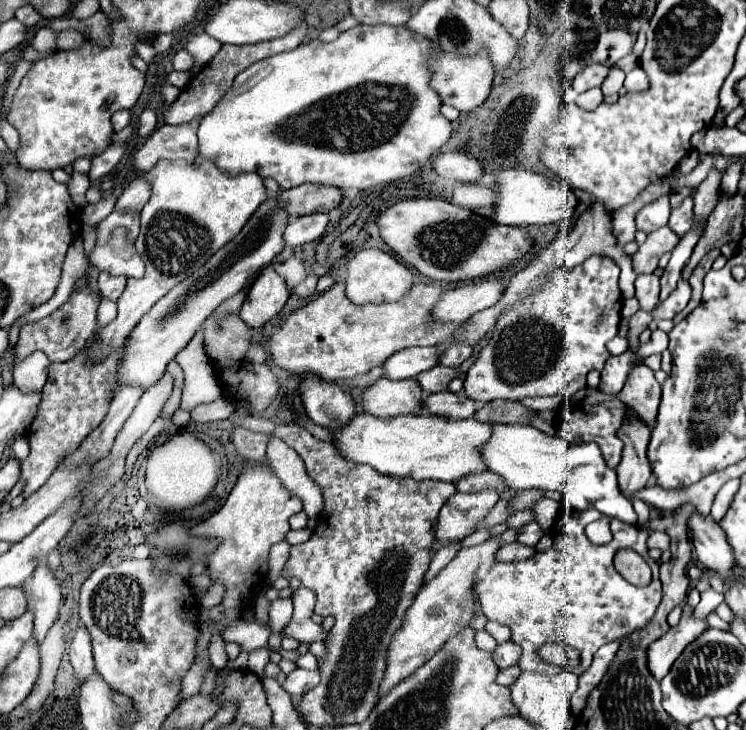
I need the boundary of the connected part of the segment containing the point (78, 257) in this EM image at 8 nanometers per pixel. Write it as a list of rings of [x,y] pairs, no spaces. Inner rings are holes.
[[[74,240],[74,244],[68,248],[68,254],[66,254],[66,260],[64,260],[64,268],[62,268],[62,280],[56,288],[56,294],[42,306],[26,312],[24,316],[20,316],[16,320],[16,324],[24,326],[24,324],[30,324],[30,322],[38,322],[42,318],[46,318],[48,314],[52,314],[56,308],[60,308],[72,294],[72,288],[76,284],[76,280],[80,276],[84,276],[88,268],[88,260],[84,256],[84,248],[82,248],[82,240]]]

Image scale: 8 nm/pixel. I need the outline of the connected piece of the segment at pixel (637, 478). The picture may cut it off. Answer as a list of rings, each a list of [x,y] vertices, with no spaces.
[[[632,412],[628,422],[620,428],[620,440],[624,442],[624,452],[622,452],[622,462],[616,468],[618,486],[626,498],[632,498],[632,494],[642,490],[652,476],[652,470],[646,458],[650,428],[638,422],[636,414]]]

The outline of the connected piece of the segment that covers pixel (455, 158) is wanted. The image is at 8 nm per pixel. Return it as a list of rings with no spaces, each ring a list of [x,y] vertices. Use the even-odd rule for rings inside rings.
[[[446,152],[432,160],[434,170],[444,178],[454,178],[460,182],[478,182],[484,174],[478,158],[464,152]]]

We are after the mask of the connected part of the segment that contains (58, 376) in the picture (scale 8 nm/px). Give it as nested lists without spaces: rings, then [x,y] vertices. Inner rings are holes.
[[[118,348],[108,360],[102,360],[98,364],[88,364],[86,362],[86,352],[80,352],[80,356],[64,362],[64,364],[52,364],[48,372],[48,382],[42,390],[42,406],[28,430],[28,440],[30,440],[30,456],[22,462],[22,478],[24,478],[24,498],[34,494],[48,478],[50,474],[58,468],[58,464],[72,454],[80,442],[100,424],[100,420],[108,412],[108,404],[112,398],[112,386],[114,386],[114,376],[118,368],[118,358],[120,352],[124,350]]]

